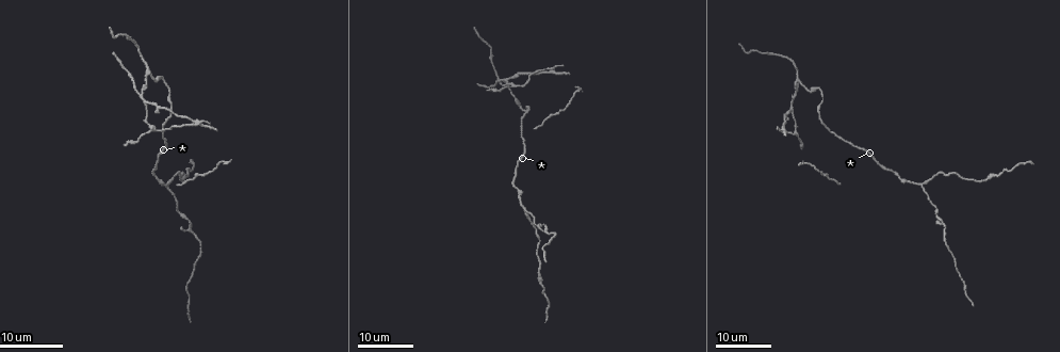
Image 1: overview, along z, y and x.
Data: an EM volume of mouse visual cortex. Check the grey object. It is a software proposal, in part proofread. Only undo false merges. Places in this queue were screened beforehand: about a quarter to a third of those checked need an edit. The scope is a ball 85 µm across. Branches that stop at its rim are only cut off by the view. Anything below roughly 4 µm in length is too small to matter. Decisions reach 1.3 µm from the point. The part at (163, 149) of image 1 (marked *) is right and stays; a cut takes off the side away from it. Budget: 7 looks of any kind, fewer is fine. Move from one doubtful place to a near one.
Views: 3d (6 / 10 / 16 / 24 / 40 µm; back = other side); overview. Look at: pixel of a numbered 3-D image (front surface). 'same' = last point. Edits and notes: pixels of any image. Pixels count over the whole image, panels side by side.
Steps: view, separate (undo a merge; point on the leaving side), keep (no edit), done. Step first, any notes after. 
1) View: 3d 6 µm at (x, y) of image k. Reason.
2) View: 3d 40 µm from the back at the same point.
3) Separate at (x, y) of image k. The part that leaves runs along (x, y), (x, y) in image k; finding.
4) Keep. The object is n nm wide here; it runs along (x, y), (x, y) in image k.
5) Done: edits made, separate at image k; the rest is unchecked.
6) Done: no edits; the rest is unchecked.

View: 3d 24 µm at (921, 182) of image 1. Arms part here.

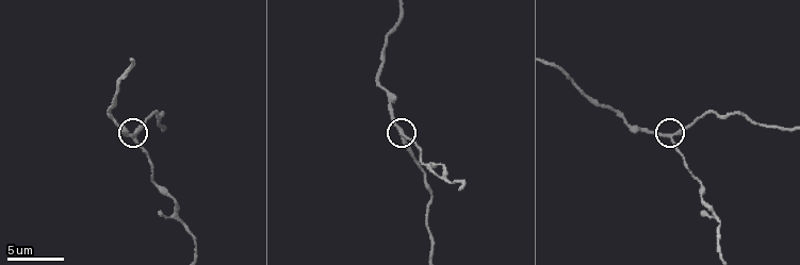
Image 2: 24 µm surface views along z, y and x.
View: 3d 10 µm at (136, 138) of image 2. Closer look.

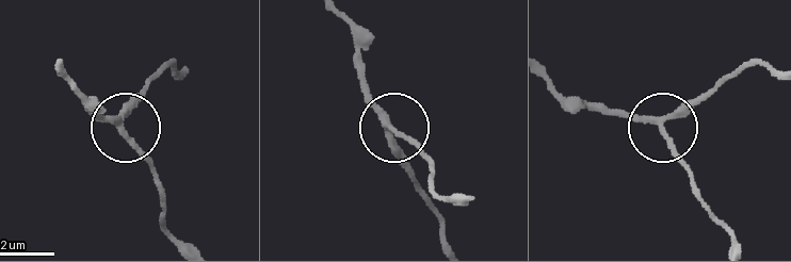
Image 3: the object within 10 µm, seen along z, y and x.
Keep. 3 arms meet here; it runs along (339, 14), (359, 42), (369, 103), (412, 177) in image 3; one neuron here.

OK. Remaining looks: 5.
View: 3d 10 µm at (715, 219) of image 2. Three arms meet.

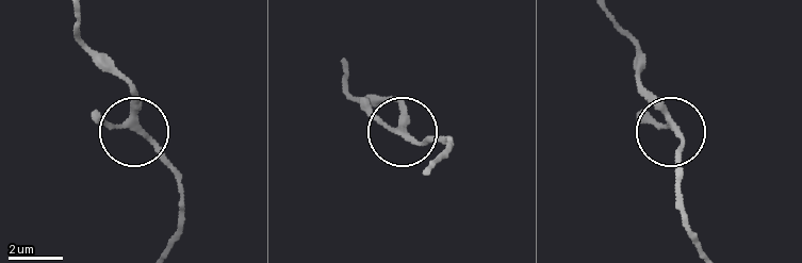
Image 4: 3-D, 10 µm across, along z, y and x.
Keep. 3 arms meet here; all the same neuron.

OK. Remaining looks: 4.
View: 3d 24 µm at (141, 94) of image 1. Small branch off a trunk.

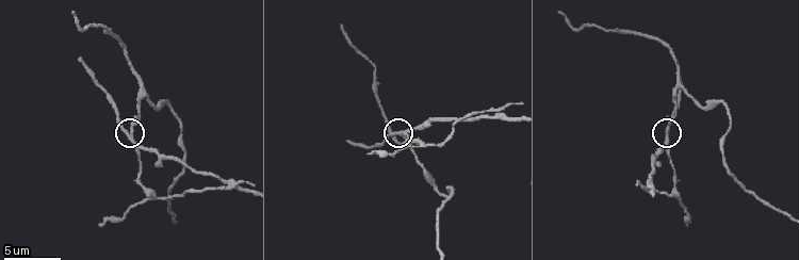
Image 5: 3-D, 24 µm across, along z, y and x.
View: 3d 10 µm at (124, 134) of image 5.

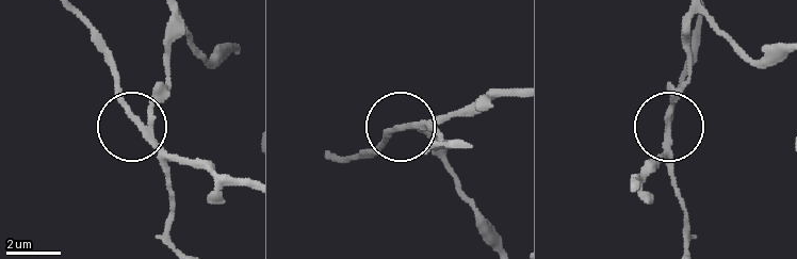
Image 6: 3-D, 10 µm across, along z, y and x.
Separate at (191, 164) of image 6. The object is 210 nm wide here; a second neuron is stuck on.

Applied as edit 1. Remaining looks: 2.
View: 3d 6 µm at (416, 146) of image 5. Four-way junction.

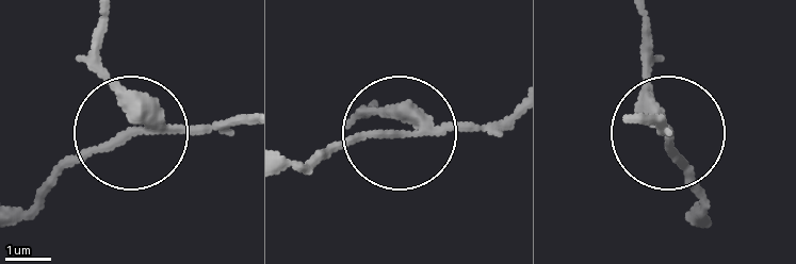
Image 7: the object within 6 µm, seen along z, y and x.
Separate at (226, 121) of image 7. The object is 260 nm wide here; the part that leaves runs along (159, 124), (246, 124) in image 7; two neurons meet here.

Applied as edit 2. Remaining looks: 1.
Done: edits made, separate at image 6, separate at image 7; the rest is unchecked.

